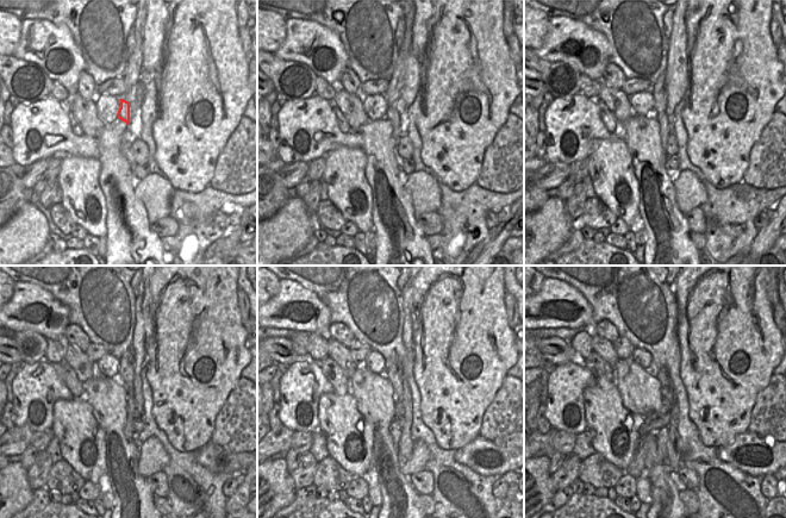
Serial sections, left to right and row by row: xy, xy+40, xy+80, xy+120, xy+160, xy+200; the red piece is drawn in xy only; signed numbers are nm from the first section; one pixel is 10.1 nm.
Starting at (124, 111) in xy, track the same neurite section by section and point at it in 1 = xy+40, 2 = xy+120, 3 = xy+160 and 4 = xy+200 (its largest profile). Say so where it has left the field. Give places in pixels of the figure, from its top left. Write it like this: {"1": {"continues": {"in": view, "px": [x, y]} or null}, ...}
{"1": {"continues": {"in": "xy+40", "px": [392, 114]}}, "2": {"continues": {"in": "xy+120", "px": [129, 430]}}, "3": {"continues": {"in": "xy+160", "px": [398, 420]}}, "4": {"continues": {"in": "xy+200", "px": [662, 434]}}}

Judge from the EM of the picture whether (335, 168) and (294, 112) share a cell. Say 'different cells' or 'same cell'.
different cells

